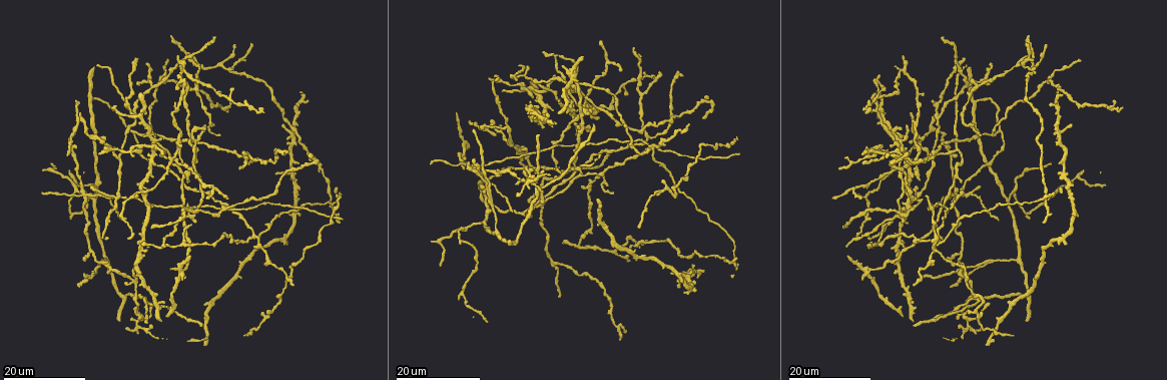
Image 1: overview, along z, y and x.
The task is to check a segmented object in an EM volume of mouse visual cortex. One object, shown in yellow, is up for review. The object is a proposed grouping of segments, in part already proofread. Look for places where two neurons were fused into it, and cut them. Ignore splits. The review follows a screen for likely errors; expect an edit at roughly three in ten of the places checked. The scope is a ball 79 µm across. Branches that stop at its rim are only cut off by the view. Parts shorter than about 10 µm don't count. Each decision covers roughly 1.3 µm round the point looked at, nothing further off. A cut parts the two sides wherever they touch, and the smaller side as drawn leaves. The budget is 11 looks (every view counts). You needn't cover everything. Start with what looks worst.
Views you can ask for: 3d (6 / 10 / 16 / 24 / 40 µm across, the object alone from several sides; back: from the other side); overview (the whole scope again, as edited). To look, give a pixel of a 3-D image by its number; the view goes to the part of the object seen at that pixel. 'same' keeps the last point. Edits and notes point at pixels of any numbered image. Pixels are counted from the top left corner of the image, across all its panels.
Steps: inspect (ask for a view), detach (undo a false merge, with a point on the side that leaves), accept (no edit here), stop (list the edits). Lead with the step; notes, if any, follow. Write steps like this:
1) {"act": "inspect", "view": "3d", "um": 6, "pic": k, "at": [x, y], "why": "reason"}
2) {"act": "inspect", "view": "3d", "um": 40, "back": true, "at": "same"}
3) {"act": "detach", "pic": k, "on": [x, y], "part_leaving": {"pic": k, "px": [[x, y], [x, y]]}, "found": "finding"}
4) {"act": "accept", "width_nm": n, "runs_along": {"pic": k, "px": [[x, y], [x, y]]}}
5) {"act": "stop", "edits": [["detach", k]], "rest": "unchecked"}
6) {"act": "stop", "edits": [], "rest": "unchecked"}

{"act": "inspect", "view": "3d", "um": 16, "pic": 1, "at": [84, 193], "why": "looks like a crossing"}

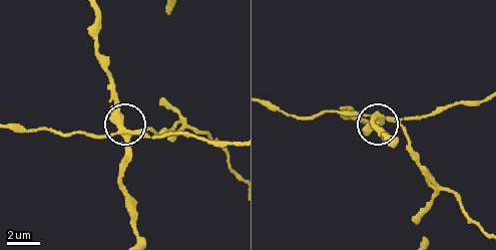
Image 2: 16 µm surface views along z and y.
{"act": "inspect", "view": "3d", "um": 6, "pic": 2, "at": [128, 133]}

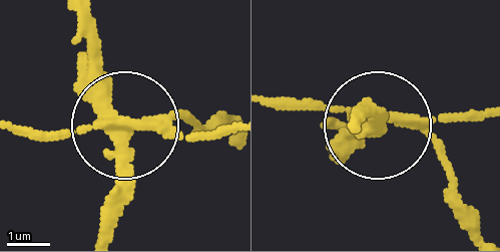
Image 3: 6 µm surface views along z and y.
{"act": "detach", "pic": 3, "on": [181, 116], "arms": 4, "found": "a second neuron is stuck on"}

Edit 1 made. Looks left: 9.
{"act": "inspect", "view": "3d", "um": 16, "pic": 1, "at": [487, 190], "why": "two arms at a narrow angle"}

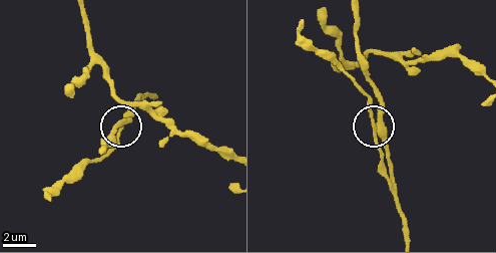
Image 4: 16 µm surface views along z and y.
{"act": "inspect", "view": "3d", "um": 10, "pic": 4, "at": [376, 129]}

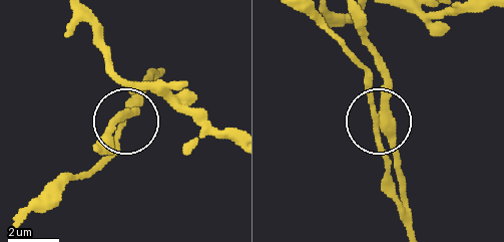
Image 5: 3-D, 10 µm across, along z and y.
{"act": "inspect", "view": "3d", "um": 6, "pic": 5, "at": [377, 124]}

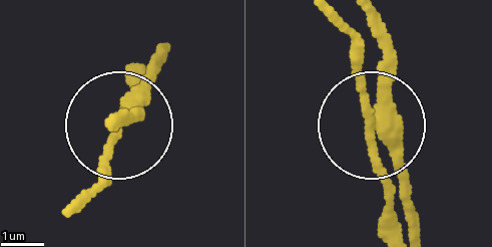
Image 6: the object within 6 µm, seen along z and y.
{"act": "accept", "arms": 4, "runs_along": {"pic": 6, "px": [[403, 232], [371, 136], [360, 41]]}, "found": "all the same neuron"}

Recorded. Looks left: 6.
{"act": "inspect", "view": "3d", "um": 16, "pic": 1, "at": [177, 150]}

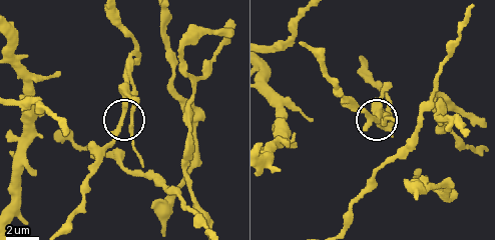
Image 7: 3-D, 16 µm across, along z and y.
{"act": "inspect", "view": "3d", "um": 10, "pic": 7, "at": [120, 121], "why": "zoom in"}

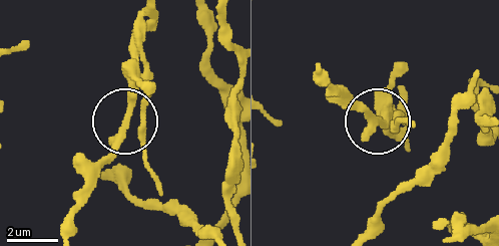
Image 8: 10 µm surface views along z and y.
{"act": "accept", "width_nm": 270, "found": "one neuron here"}

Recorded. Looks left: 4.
{"act": "inspect", "view": "3d", "um": 24, "pic": 1, "at": [896, 210], "why": "side arm on a straight run"}

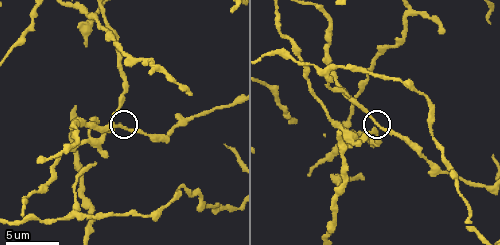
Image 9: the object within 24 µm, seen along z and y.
{"act": "inspect", "view": "3d", "um": 6, "pic": 9, "at": [125, 128], "why": "zoom in"}

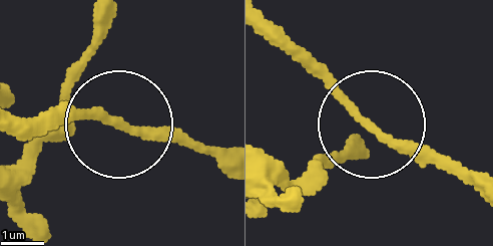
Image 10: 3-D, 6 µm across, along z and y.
{"act": "accept", "width_nm": 140, "runs_along": {"pic": 10, "px": [[355, 159], [322, 159], [365, 115], [272, 22]]}, "found": "continuous, no second neuron"}

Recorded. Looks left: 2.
{"act": "inspect", "view": "3d", "um": 16, "pic": 1, "at": [939, 244], "why": "three-way junction"}

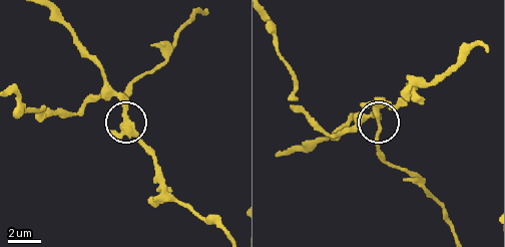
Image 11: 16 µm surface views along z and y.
{"act": "inspect", "view": "3d", "um": 10, "pic": 11, "at": [376, 116]}

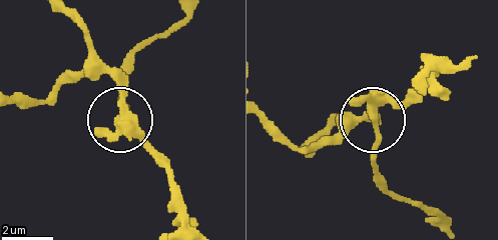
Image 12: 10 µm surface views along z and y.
{"act": "detach", "pic": 12, "on": [380, 137], "width_nm": 260, "part_leaving": {"pic": 12, "px": [[375, 106], [377, 174], [394, 194], [427, 204], [442, 220]]}, "found": "a second neuron is stuck on"}

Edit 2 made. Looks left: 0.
{"act": "stop", "edits": [["detach", 3], ["detach", 12]], "rest": "unchecked"}

